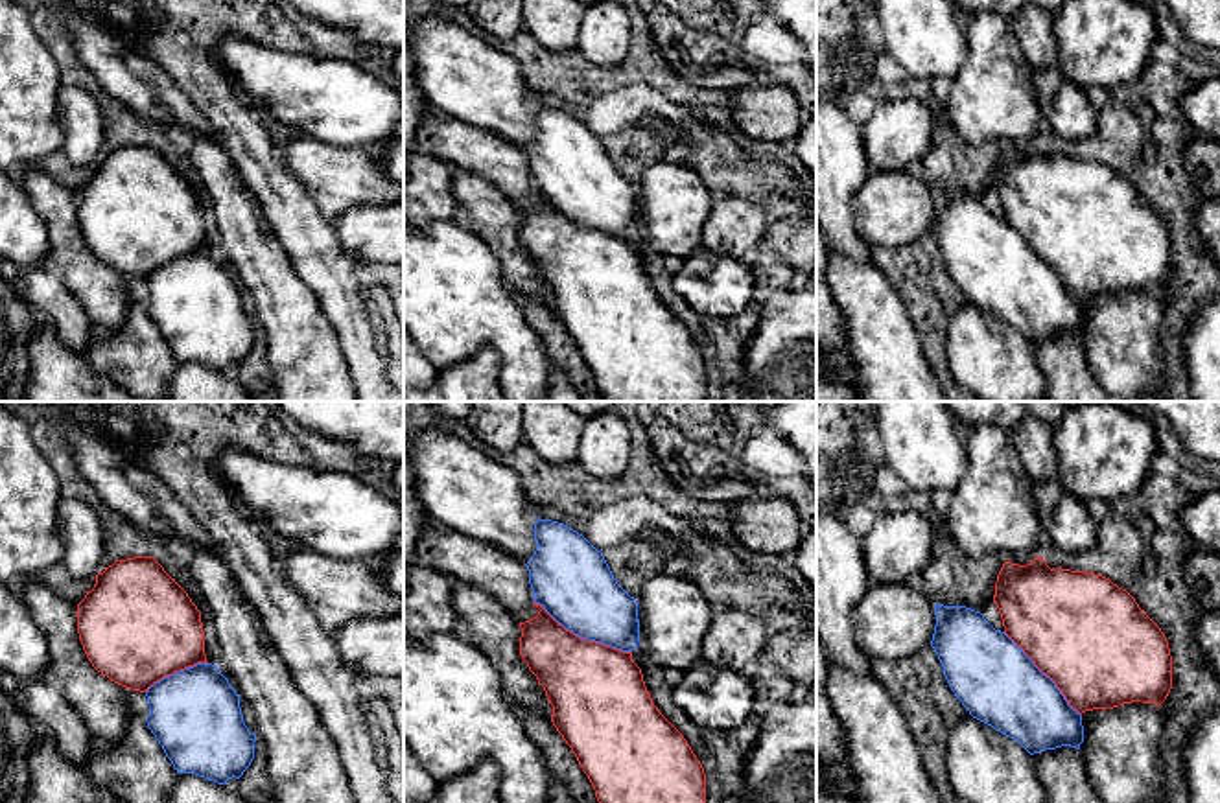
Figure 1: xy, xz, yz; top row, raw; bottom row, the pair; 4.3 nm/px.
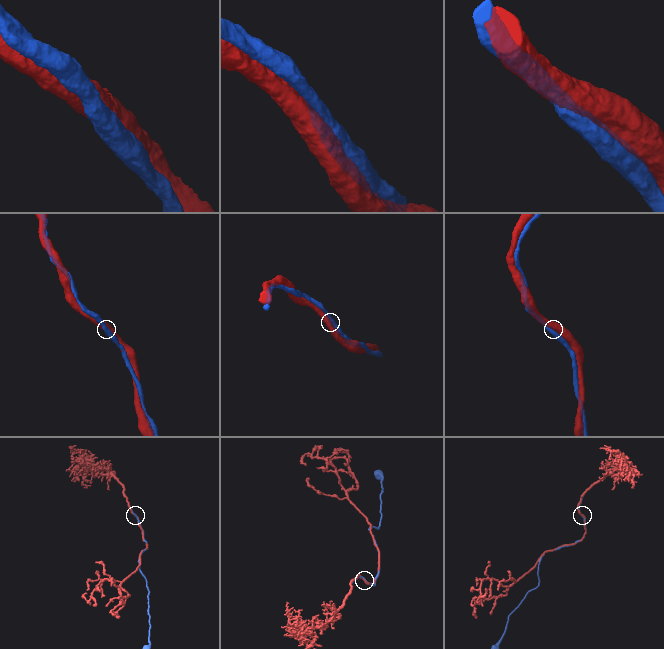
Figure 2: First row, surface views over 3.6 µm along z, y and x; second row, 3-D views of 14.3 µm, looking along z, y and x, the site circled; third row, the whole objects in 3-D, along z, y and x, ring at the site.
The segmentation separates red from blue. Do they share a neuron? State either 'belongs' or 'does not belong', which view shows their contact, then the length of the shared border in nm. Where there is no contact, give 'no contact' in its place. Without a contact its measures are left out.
belongs | xz | 480 nm

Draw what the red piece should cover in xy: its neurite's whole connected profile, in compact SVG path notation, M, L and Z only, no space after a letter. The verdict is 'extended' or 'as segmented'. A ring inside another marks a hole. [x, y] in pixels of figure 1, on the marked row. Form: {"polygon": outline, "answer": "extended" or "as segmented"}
{"polygon": "M153 556L116 560L96 575L96 584L77 604L77 634L92 667L111 681L147 696L147 727L162 746L177 774L195 774L217 785L240 779L254 759L256 735L243 722L240 696L206 661L201 611L188 593Z", "answer": "extended"}

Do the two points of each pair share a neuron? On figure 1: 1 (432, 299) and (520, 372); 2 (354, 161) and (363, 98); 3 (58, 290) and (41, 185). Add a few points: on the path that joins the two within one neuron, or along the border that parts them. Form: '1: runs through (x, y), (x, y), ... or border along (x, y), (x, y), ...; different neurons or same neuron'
1: runs through (457, 302), (465, 304), (507, 347); same neuron
2: border along (314, 137), (365, 146), (384, 170); different neurons
3: runs through (63, 264), (59, 210); same neuron

